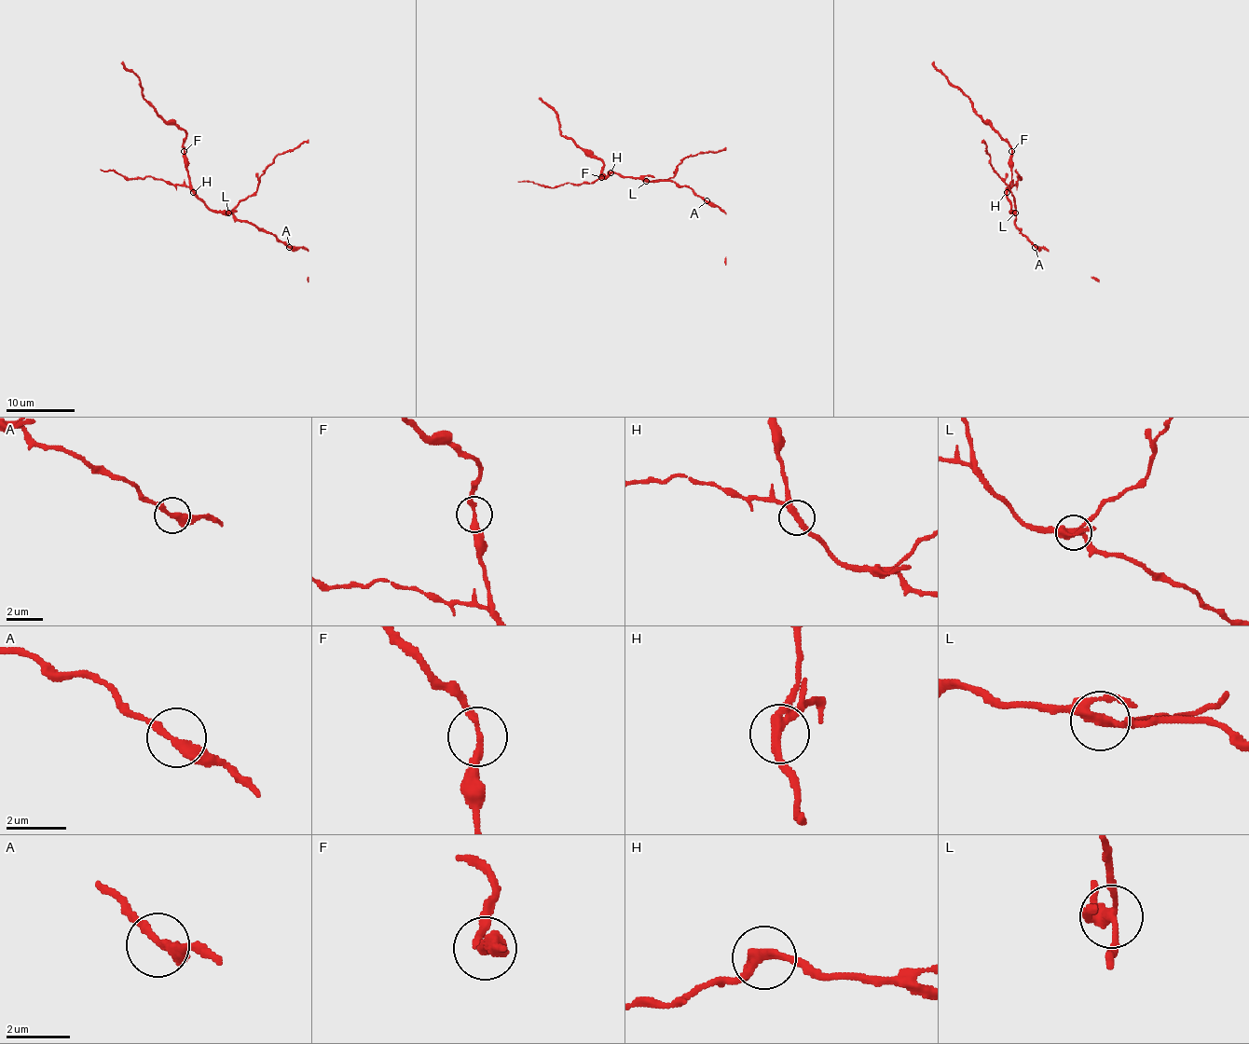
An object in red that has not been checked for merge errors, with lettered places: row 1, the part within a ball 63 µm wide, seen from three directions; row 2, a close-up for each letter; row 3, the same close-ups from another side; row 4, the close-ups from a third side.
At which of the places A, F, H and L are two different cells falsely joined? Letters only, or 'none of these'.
H, L

